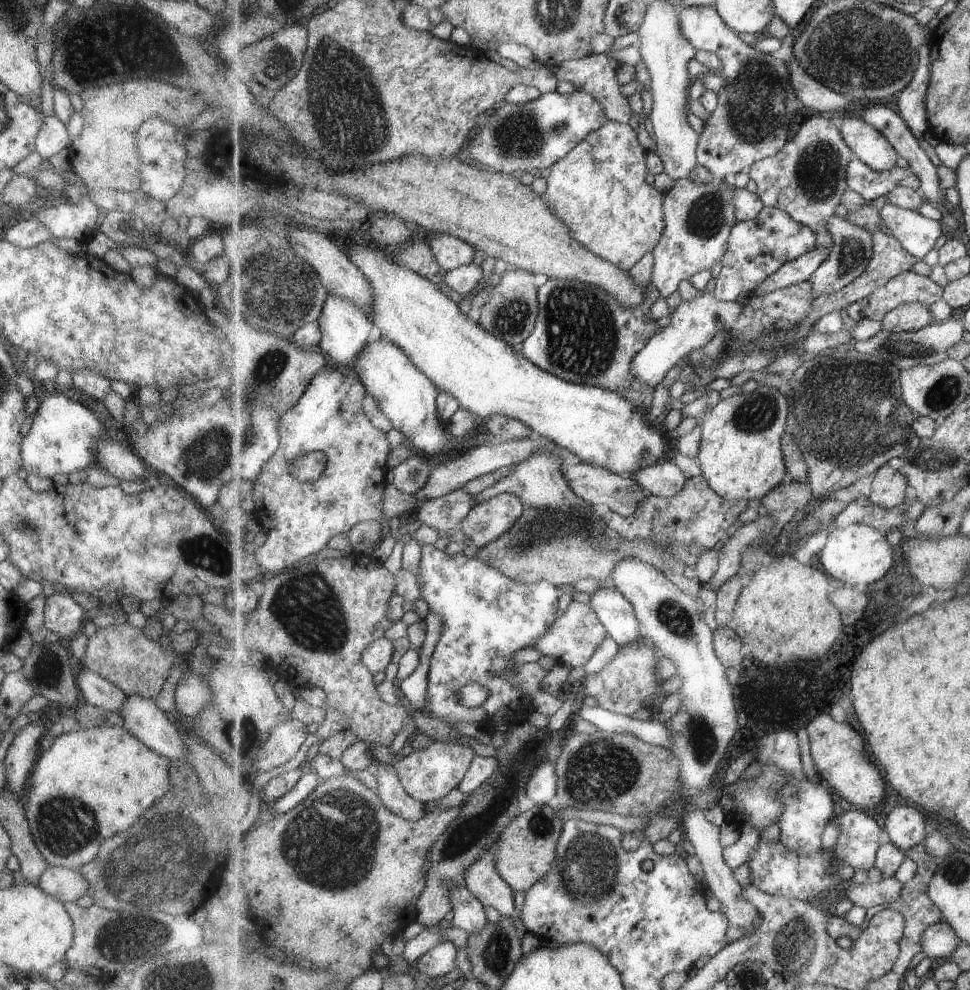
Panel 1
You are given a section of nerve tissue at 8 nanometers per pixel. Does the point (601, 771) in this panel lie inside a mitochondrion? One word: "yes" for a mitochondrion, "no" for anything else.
yes

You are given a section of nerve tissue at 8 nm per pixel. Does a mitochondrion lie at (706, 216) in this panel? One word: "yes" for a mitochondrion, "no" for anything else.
yes

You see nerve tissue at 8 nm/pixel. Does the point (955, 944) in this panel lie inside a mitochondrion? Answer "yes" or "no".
no

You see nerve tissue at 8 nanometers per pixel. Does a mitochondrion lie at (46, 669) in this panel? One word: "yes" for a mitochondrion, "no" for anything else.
yes

